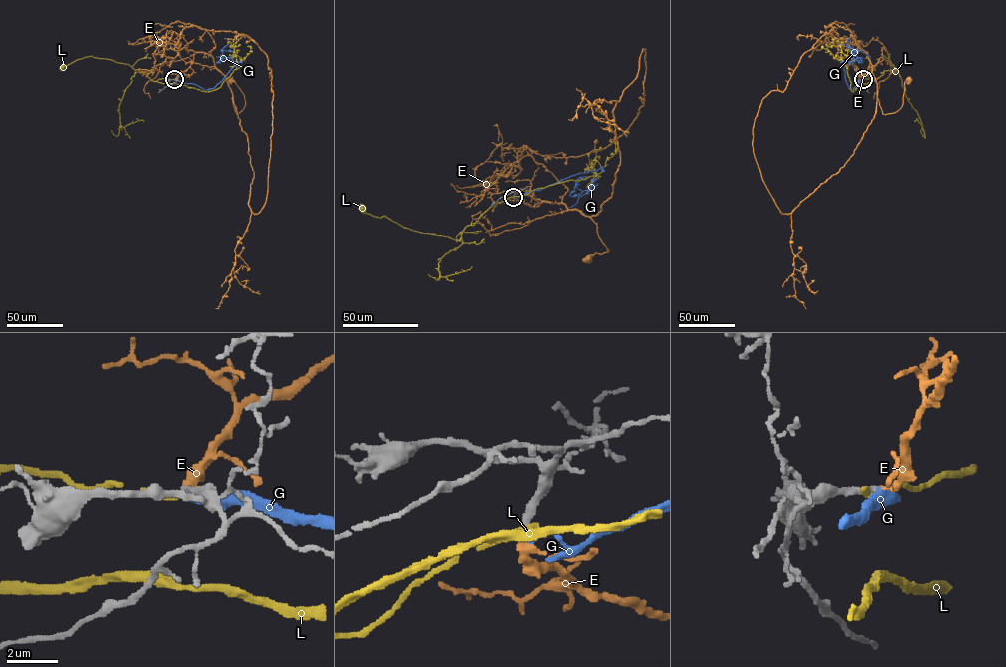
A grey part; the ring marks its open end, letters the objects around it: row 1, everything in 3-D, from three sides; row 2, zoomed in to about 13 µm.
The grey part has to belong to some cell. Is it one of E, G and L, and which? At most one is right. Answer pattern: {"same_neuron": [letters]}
{"same_neuron": ["E"]}

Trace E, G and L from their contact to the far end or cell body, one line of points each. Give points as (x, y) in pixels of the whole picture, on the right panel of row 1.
E: (863, 79), (869, 68), (866, 52), (879, 105), (885, 114), (900, 108), (905, 82), (908, 80)
G: (863, 79), (852, 89), (845, 80), (843, 65), (858, 58), (854, 52), (858, 51), (849, 48), (848, 38)
L: (862, 79), (874, 81), (884, 71), (894, 69), (884, 56), (870, 67)

